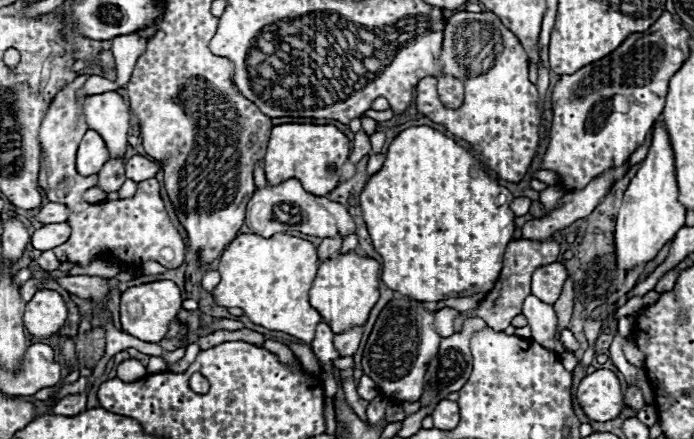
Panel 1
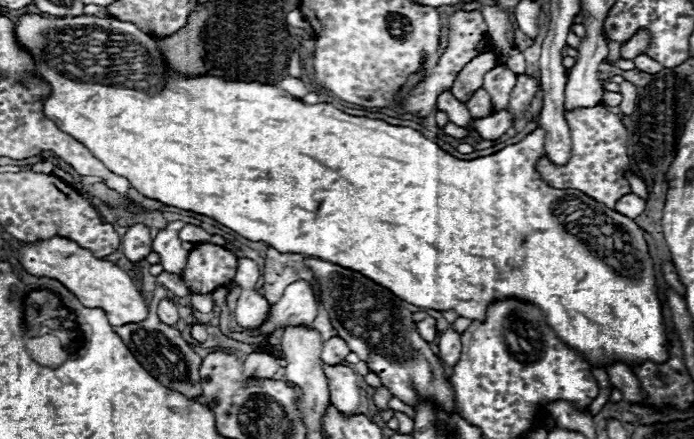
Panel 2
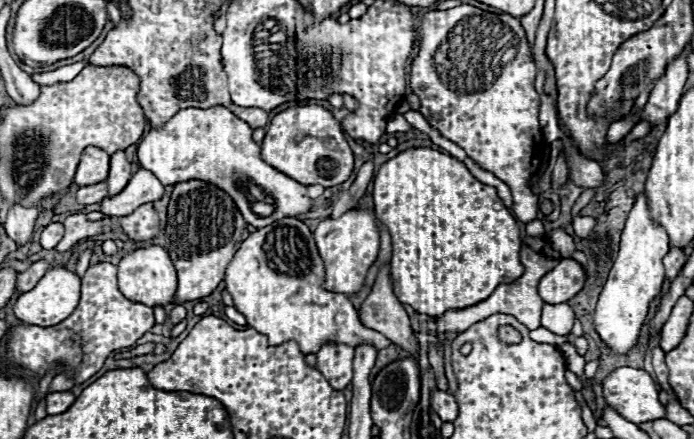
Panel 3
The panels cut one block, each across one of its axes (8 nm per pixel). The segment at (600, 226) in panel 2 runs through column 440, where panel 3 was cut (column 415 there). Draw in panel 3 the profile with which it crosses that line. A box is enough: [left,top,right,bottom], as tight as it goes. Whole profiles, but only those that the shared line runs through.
[374,150,524,316]

